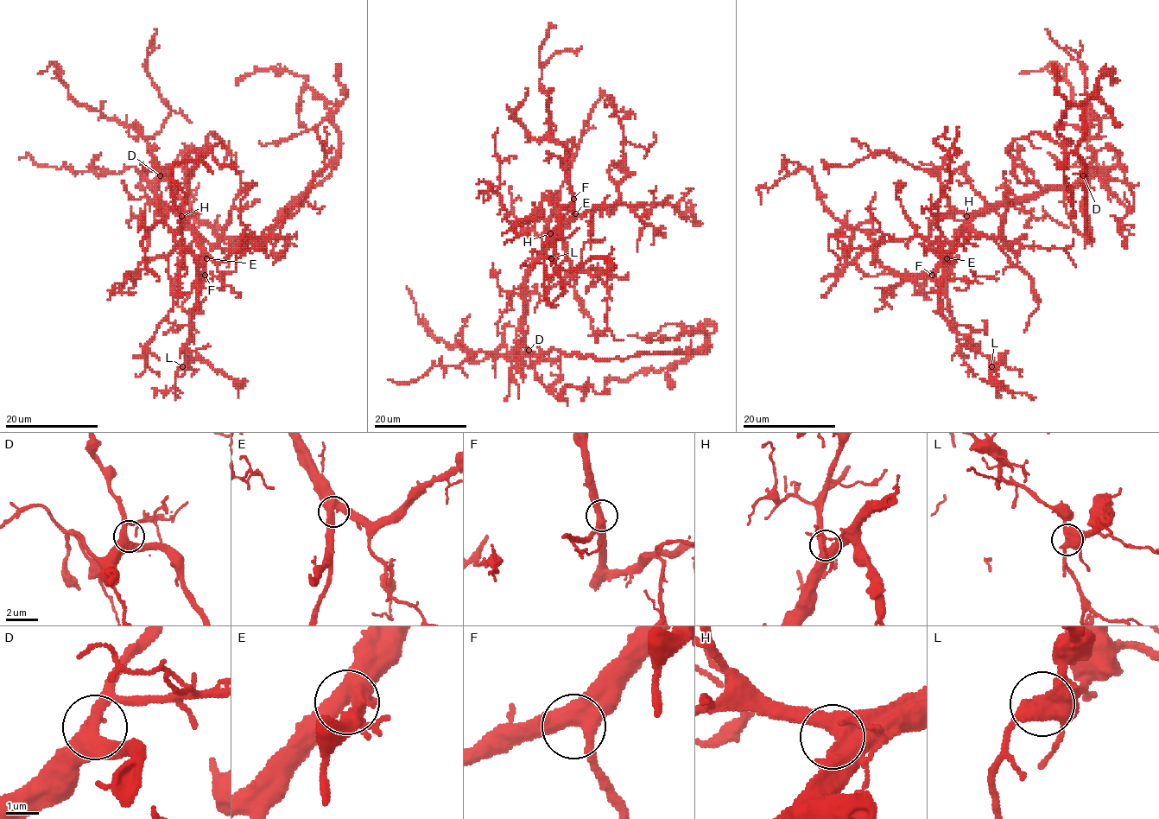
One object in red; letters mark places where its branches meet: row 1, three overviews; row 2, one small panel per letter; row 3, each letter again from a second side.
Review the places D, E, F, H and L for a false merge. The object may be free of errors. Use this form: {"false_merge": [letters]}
{"false_merge": ["L"]}

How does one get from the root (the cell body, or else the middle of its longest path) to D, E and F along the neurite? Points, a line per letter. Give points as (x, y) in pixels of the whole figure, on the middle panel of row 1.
D: (523, 333), (523, 346), (528, 350)
E: (523, 333), (523, 287), (527, 269), (552, 237), (575, 213)
F: (523, 333), (523, 287), (527, 269), (572, 216), (573, 199)

